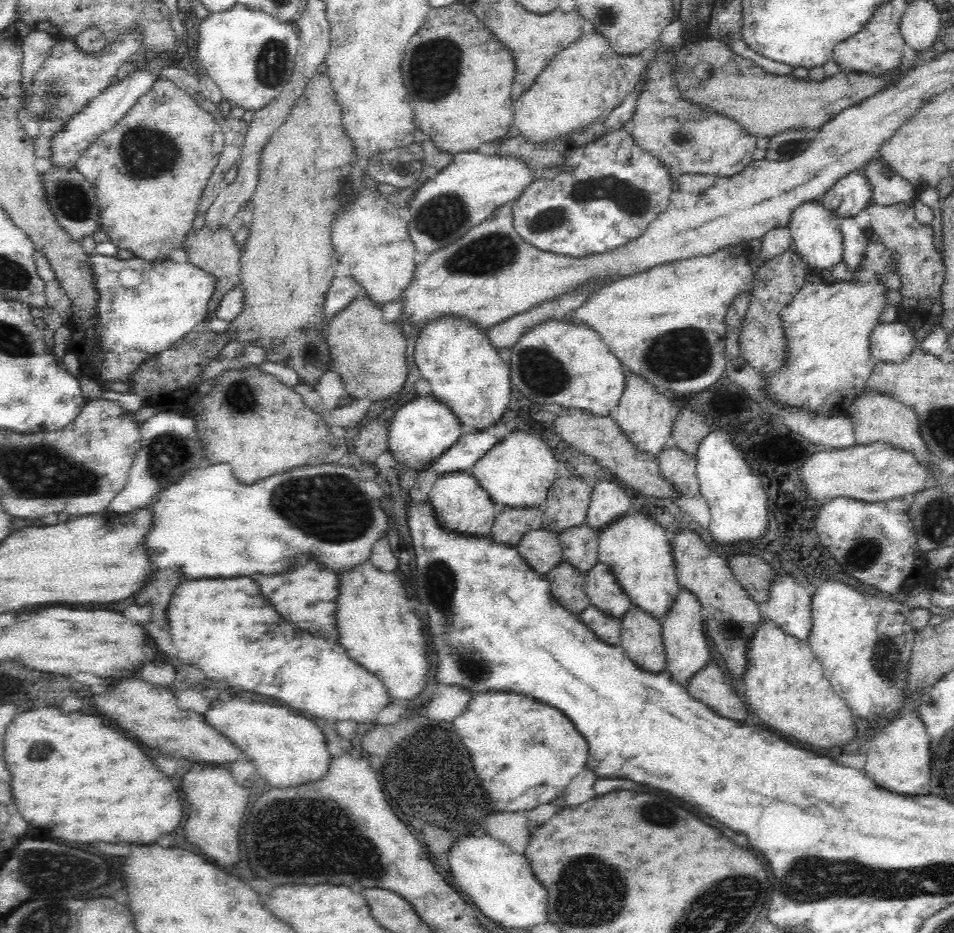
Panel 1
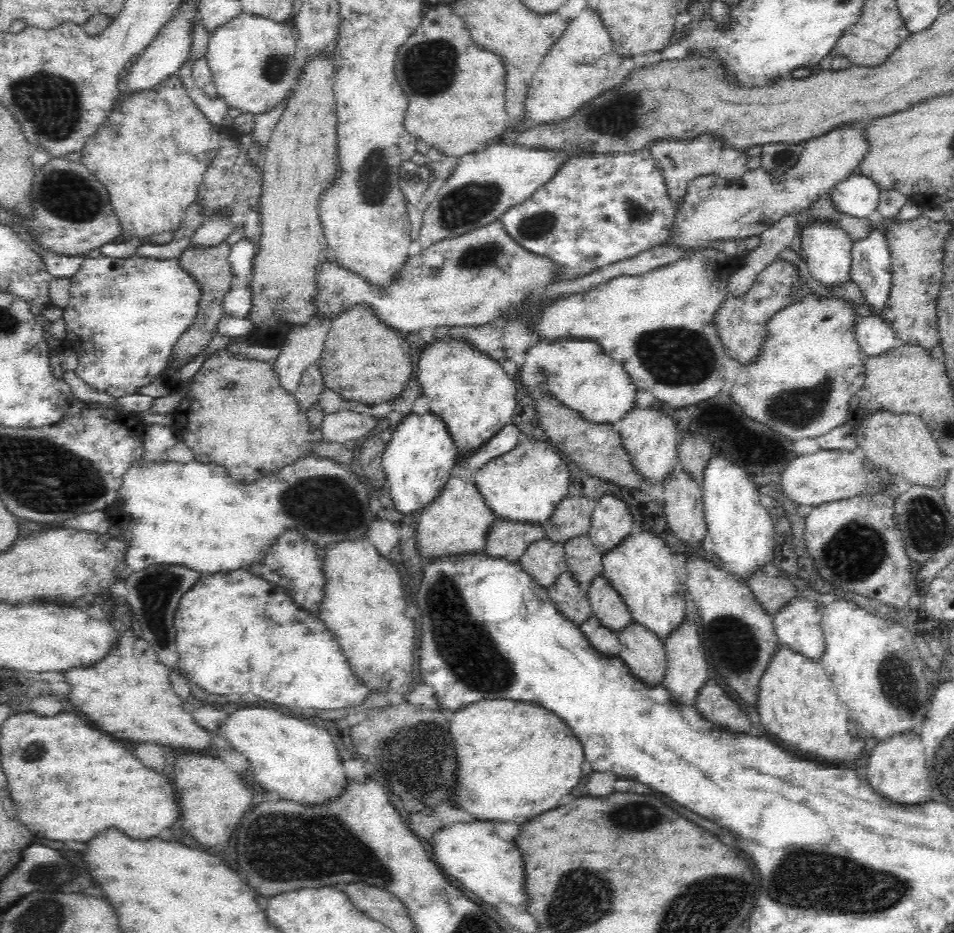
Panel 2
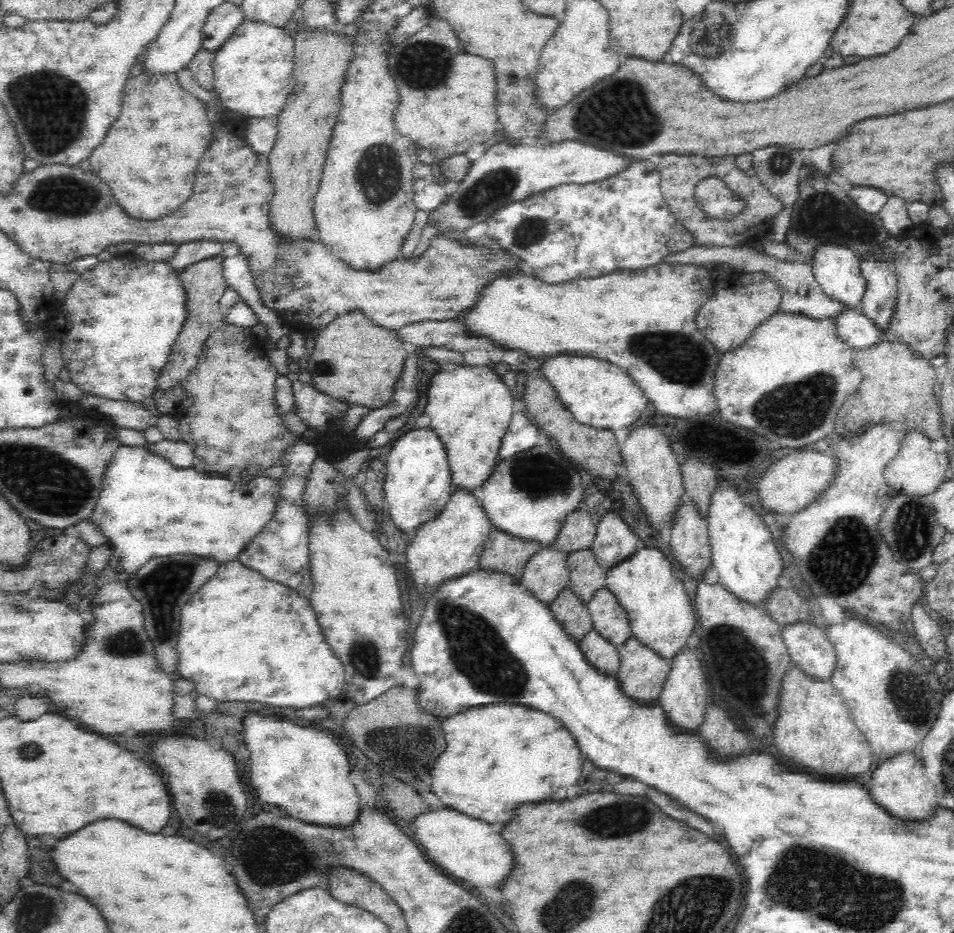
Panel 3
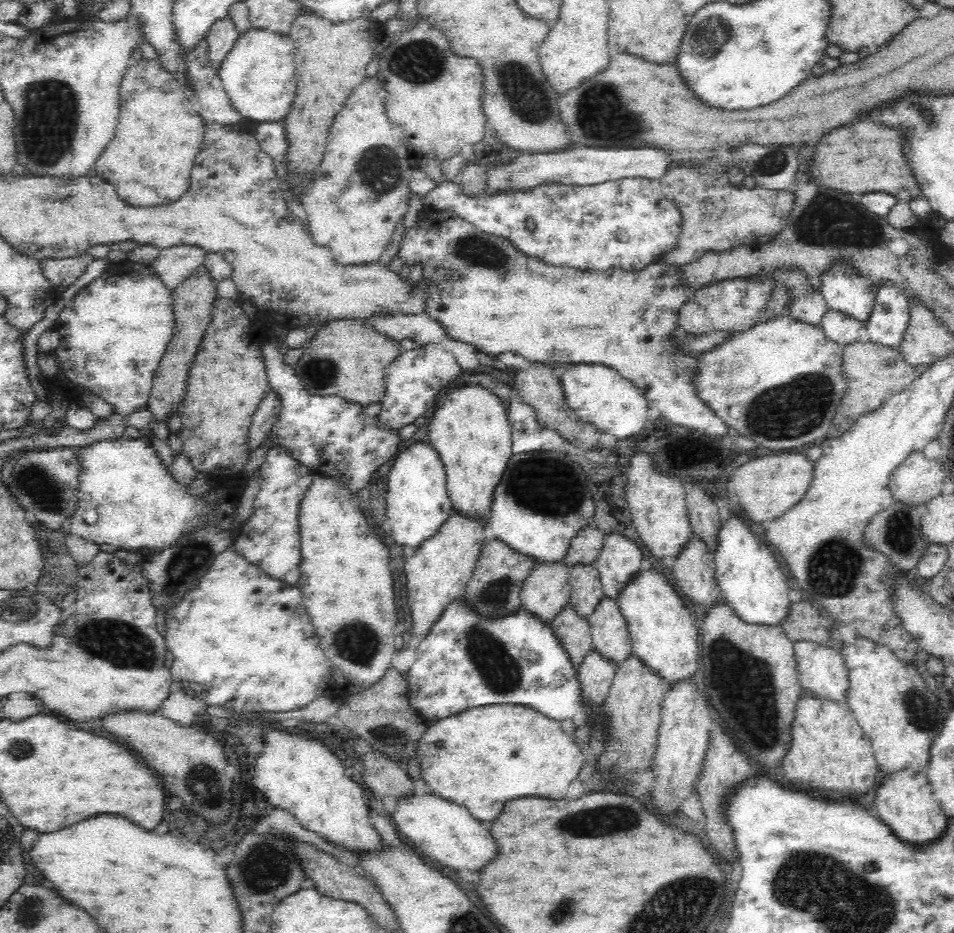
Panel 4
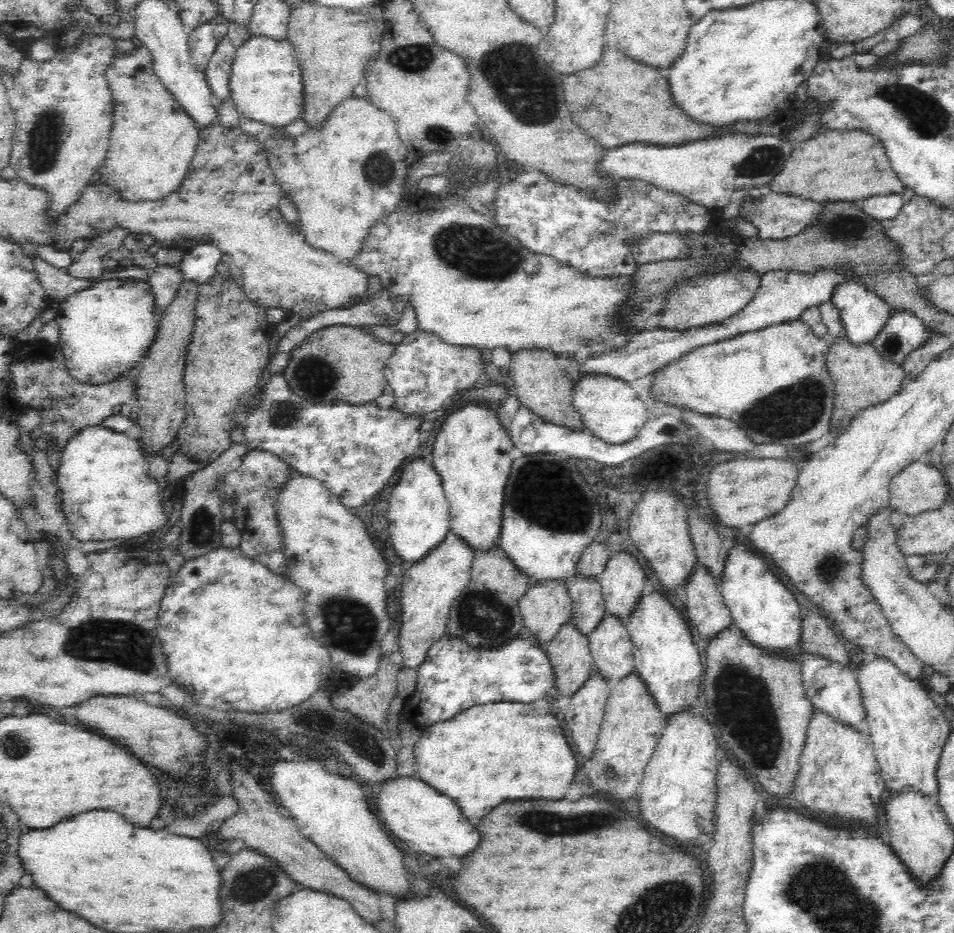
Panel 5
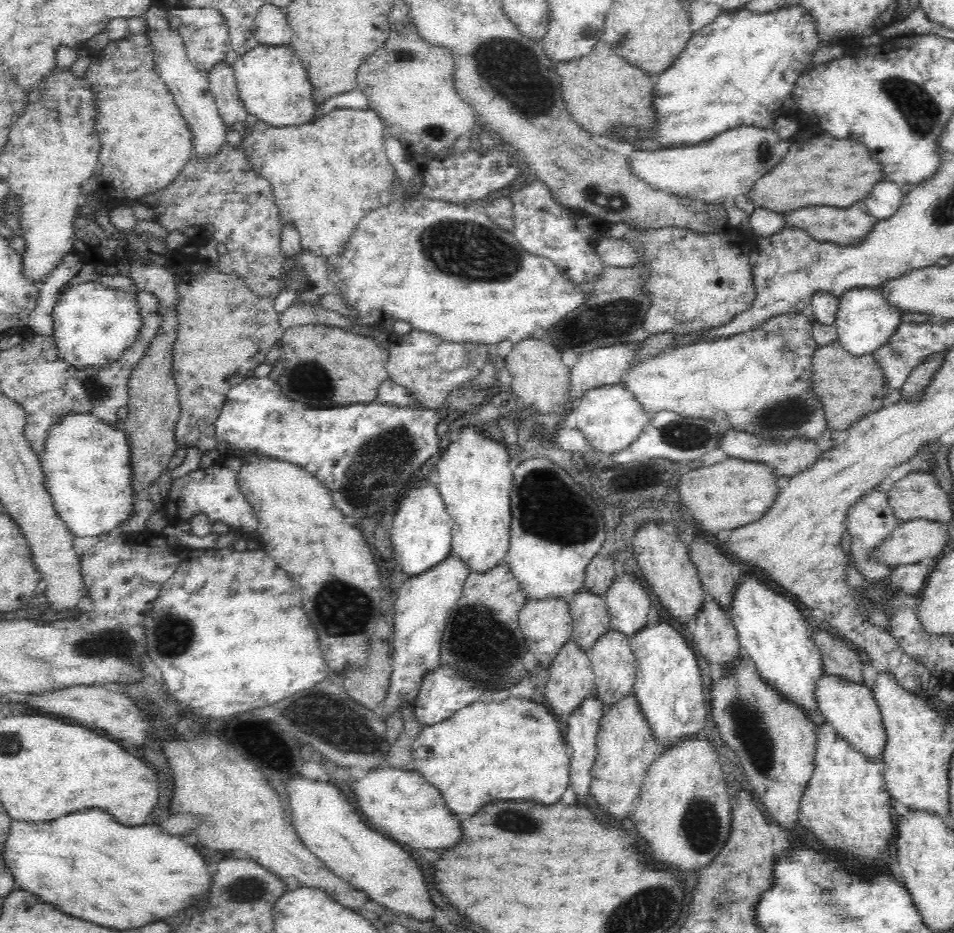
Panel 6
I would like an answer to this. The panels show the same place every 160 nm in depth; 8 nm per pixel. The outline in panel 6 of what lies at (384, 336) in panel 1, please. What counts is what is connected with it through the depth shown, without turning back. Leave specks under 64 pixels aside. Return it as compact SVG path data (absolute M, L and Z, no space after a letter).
M297 325L286 329L278 345L281 355L273 364L269 377L281 388L288 400L305 404L306 408L338 408L342 404L368 404L377 400L379 384L387 379L388 347L376 339L328 325Z

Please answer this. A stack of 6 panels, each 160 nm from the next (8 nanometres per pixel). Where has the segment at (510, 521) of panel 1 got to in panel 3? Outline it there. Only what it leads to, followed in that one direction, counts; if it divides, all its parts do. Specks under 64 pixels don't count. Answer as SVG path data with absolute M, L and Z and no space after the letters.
M493 529L485 540L479 570L483 574L500 573L509 576L515 584L519 584L526 562L540 550L539 544L524 542Z

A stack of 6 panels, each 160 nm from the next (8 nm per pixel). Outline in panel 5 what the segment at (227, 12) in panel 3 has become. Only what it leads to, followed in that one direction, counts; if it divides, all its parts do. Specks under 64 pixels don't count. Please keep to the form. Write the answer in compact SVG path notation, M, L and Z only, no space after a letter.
M227 37L216 48L208 66L204 70L207 84L214 99L219 104L231 104L230 72L236 54L236 48Z

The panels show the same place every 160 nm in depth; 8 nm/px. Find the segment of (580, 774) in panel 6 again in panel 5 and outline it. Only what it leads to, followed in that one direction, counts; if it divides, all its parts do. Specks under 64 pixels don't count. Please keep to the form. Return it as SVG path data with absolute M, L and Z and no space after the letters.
M593 671L584 686L572 696L566 711L564 721L584 760L589 761L596 748L609 692L605 680Z

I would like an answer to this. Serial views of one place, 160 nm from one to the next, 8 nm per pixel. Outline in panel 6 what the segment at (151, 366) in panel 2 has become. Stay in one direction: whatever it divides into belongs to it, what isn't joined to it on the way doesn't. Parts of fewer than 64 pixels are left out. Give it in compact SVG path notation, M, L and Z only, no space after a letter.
M100 282L68 286L57 296L52 311L54 344L71 365L103 365L115 361L128 348L141 327L136 294L114 290Z

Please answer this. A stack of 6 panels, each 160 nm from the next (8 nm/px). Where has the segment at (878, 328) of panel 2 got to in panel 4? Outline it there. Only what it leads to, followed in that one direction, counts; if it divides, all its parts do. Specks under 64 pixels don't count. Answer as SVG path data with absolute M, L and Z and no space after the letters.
M830 309L824 313L820 325L826 336L841 346L856 341L863 327L849 316Z

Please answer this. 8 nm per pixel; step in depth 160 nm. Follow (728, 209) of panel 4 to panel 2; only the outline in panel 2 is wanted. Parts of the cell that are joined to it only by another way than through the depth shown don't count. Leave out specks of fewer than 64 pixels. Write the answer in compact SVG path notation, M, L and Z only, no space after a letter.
M702 135L690 142L678 142L677 140L664 140L654 146L650 146L650 152L658 165L663 170L663 176L667 195L671 205L678 211L678 208L684 204L689 182L698 176L705 174L714 174L719 182L732 181L742 178L748 171L746 162L749 160L747 151L738 151L733 148L723 147L713 136Z

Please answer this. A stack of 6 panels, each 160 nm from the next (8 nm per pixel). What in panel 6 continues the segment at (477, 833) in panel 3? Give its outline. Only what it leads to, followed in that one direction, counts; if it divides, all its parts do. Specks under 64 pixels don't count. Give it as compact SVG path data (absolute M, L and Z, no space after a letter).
M378 766L371 768L360 780L350 782L354 803L362 816L368 818L376 830L388 834L396 843L410 844L412 848L446 848L460 836L458 824L446 808L436 787L430 784L418 771Z

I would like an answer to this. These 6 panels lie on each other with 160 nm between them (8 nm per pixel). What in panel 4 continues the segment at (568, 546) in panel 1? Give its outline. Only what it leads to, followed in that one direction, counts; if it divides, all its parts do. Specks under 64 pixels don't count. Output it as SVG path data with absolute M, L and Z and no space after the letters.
M594 563L584 566L570 567L568 572L568 582L571 586L571 598L569 604L578 613L578 616L587 619L592 616L598 604L605 597L601 581L599 580L599 571Z

